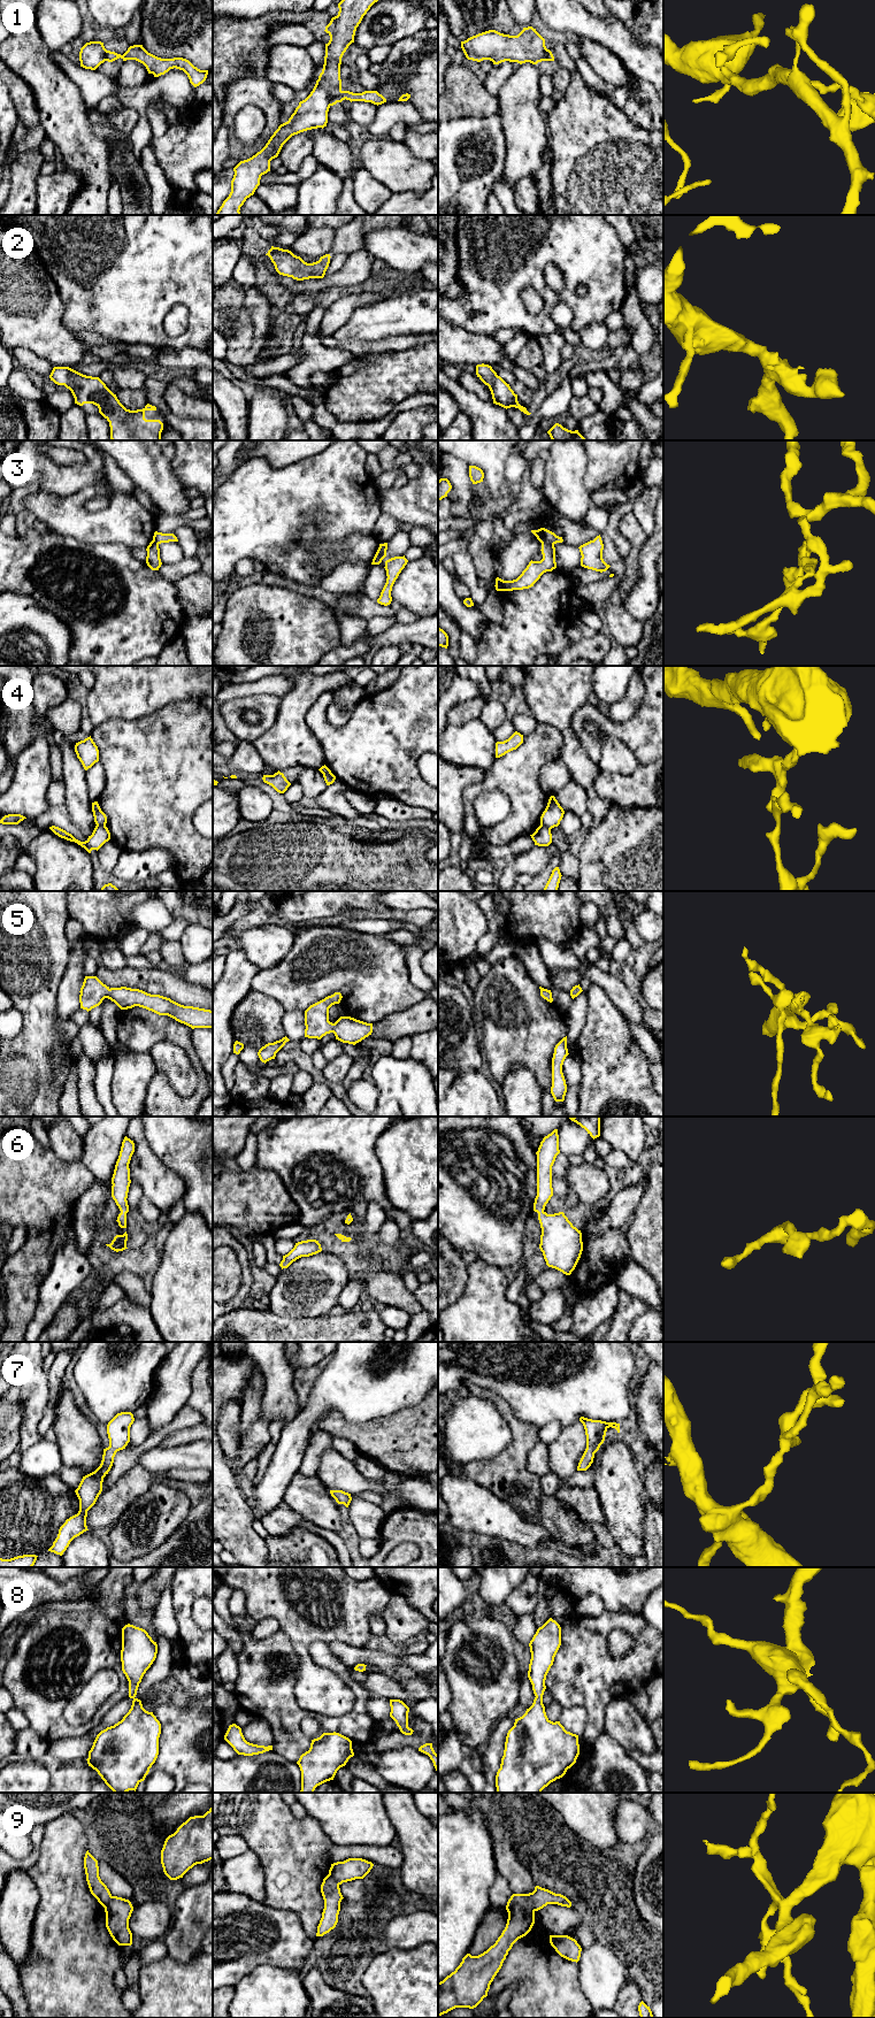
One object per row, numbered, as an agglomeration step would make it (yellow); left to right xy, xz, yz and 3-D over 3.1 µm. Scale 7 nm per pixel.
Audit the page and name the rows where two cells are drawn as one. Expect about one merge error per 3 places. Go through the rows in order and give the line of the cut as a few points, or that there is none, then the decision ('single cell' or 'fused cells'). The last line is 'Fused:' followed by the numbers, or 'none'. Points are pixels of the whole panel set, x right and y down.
1: xz (340, 90), (331, 98), (329, 105) | fused cells
2: no cut | single cell
3: yz (553, 543), (542, 544) | fused cells
4: yz (540, 823), (550, 829) | fused cells
5: no cut | single cell
6: no cut | single cell
7: no cut | single cell
8: no cut | single cell
9: yz (522, 1894), (524, 1900), (535, 1910) | fused cells
Fused: 1, 3, 4, 9

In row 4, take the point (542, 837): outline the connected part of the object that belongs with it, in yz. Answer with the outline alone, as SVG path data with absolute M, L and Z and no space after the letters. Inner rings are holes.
M540 824L530 836L535 842L535 845L538 846L548 846L552 843L551 829L543 824Z

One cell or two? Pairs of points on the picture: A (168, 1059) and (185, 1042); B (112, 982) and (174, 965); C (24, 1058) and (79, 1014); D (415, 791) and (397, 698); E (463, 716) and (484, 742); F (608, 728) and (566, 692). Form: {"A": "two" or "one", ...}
{"A": "two", "B": "two", "C": "two", "D": "one", "E": "two", "F": "two"}

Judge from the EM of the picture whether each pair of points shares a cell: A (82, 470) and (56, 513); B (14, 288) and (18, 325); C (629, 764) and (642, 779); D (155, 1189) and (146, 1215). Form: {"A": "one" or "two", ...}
{"A": "two", "B": "one", "C": "two", "D": "two"}

